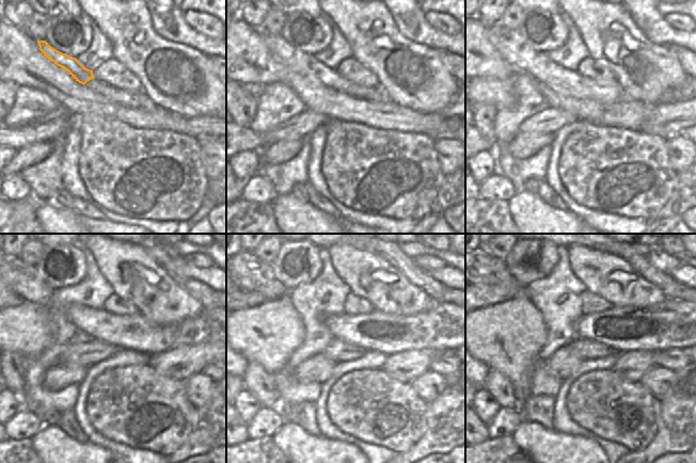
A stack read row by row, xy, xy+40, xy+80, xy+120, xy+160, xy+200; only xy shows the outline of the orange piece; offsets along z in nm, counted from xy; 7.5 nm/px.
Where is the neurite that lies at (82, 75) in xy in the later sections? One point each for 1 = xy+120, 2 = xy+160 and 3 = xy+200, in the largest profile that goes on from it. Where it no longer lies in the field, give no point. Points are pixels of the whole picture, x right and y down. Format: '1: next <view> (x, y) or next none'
1: next xy+120 (135, 332)
2: next xy+160 (442, 328)
3: next xy+200 (671, 323)

